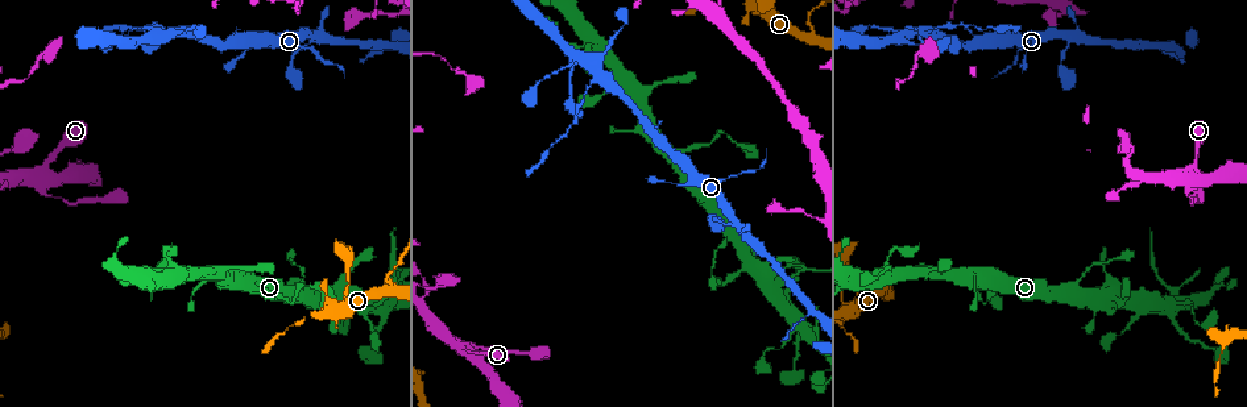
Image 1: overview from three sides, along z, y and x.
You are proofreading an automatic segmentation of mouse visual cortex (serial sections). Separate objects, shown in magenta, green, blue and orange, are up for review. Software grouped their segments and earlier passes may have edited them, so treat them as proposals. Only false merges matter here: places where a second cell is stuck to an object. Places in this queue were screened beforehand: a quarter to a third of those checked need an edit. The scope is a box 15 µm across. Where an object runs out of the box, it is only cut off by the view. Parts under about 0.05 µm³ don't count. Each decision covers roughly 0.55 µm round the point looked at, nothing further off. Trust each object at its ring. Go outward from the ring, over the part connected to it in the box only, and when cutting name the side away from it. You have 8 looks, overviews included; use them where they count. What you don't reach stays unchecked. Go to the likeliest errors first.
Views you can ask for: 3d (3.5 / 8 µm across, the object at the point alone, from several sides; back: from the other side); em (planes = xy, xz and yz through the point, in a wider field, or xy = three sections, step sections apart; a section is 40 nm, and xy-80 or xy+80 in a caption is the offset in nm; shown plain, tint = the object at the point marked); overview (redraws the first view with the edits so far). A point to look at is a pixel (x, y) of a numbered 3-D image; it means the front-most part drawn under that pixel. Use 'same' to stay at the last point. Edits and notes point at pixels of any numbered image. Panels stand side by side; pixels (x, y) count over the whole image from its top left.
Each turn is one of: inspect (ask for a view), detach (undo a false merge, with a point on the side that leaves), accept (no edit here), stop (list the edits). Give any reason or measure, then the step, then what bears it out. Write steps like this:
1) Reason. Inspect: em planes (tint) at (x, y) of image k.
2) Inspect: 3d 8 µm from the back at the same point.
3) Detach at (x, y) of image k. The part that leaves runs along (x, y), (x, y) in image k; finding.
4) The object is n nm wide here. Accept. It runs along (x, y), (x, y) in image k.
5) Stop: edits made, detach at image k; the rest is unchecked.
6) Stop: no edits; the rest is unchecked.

Sharp bend. Inspect: 3d 8 µm at (165, 28) of image 1.

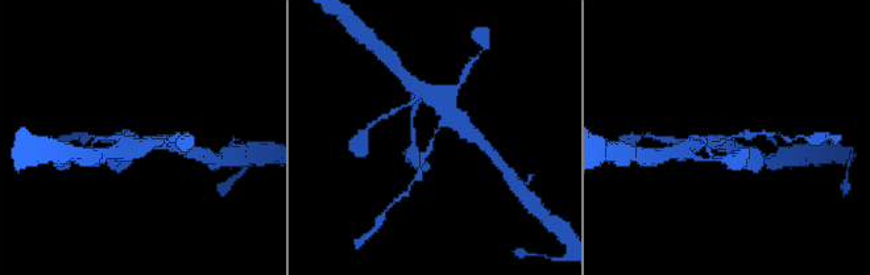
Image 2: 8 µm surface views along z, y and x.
The arms are 200, 450 nm wide. Inspect: em xy step 5 (tint) at (437, 131) of image 2.

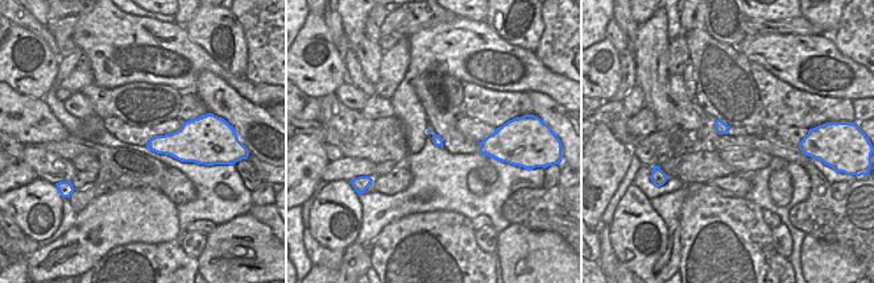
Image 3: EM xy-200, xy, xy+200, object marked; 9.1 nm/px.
Detach at (746, 133) of image 2. Two cells meet here.

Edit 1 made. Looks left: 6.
Redraw. Inspect: overview.

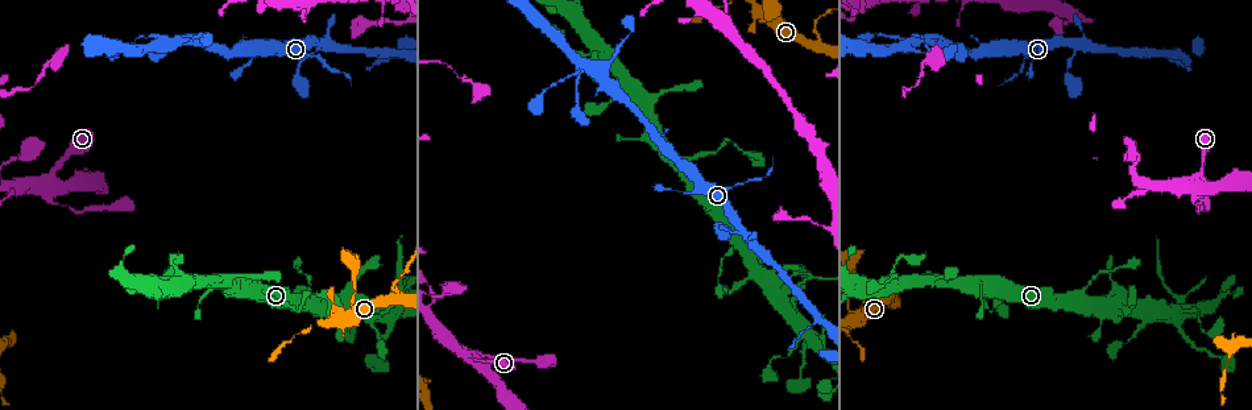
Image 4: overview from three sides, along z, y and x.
Sharp bend. Inspect: em xy step 3 (tint) at (339, 313) of image 4.

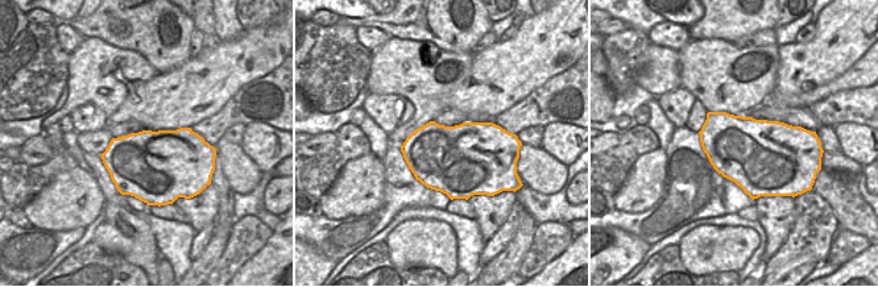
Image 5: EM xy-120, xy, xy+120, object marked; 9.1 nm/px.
Inspect: 3d 3.5 µm at the same point.

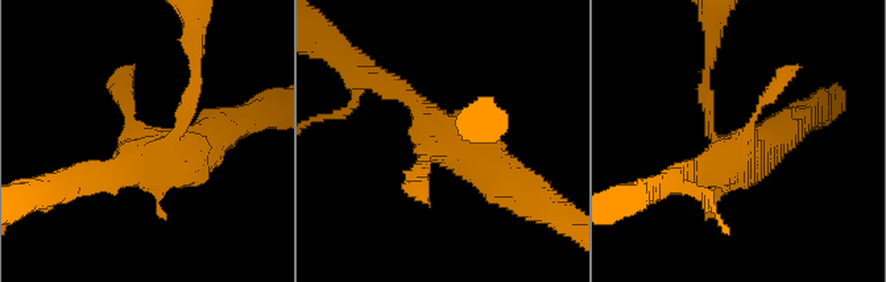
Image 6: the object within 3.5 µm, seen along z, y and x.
Accept. Continuous, no second cell.

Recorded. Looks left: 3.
Branch point. Inspect: 3d 3.5 µm at (1005, 294) of image 4.

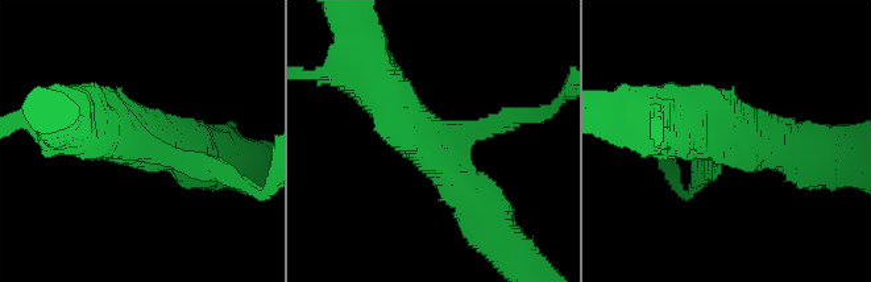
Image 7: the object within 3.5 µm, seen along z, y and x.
3 arms meet here; the arms are 250, 500, 600 nm wide. Inspect: em xy step 1 (tint) at (134, 135) of image 7.

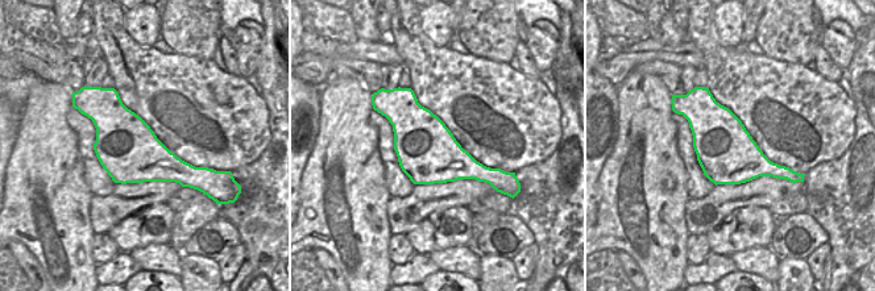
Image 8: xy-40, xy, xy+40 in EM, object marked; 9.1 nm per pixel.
The object is 550 nm wide here. Accept. It runs along (484, 210), (370, 78) in image 7; all the same cell.

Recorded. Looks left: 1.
Stop: edits made, detach at image 2; the rest is unchecked.

